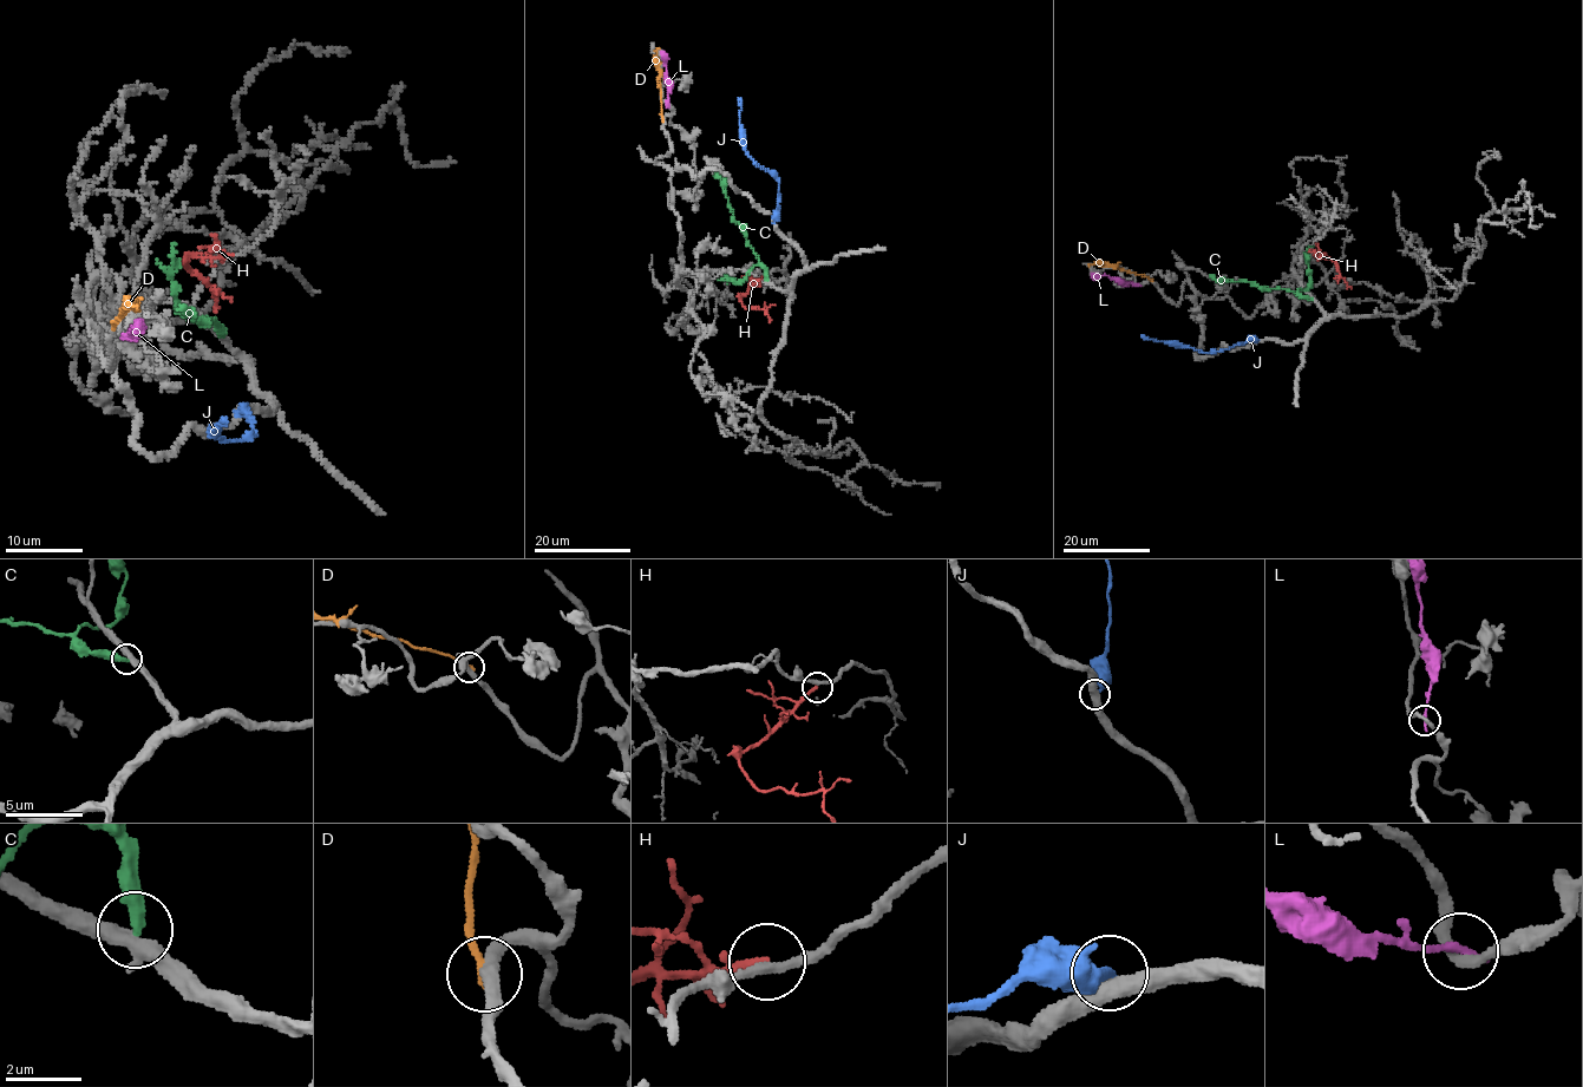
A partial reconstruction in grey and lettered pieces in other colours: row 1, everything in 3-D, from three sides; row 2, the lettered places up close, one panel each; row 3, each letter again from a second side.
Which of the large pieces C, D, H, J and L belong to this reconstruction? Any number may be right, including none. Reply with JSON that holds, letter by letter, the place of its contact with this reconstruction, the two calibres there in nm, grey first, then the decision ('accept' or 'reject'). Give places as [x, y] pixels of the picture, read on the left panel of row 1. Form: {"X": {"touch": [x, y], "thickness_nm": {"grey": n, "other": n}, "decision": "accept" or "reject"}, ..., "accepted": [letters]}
{"C": {"touch": [220, 333], "thickness_nm": {"grey": 440, "other": 360}, "decision": "reject"}, "D": {"touch": [113, 326], "thickness_nm": {"grey": 320, "other": 220}, "decision": "reject"}, "H": {"touch": [233, 254], "thickness_nm": {"grey": 240, "other": 200}, "decision": "reject"}, "J": {"touch": [237, 411], "thickness_nm": {"grey": 440, "other": 380}, "decision": "reject"}, "L": {"touch": [124, 336], "thickness_nm": {"grey": 280, "other": 200}, "decision": "reject"}, "accepted": []}

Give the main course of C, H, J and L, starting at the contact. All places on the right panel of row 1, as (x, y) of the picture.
C: (1312, 299), (1287, 289), (1260, 289), (1245, 281), (1220, 280), (1209, 275)
H: (1313, 254), (1325, 255), (1338, 264), (1340, 276), (1351, 288)
J: (1257, 339), (1209, 352), (1142, 335)
L: (1136, 285), (1117, 282), (1103, 274), (1091, 277)

